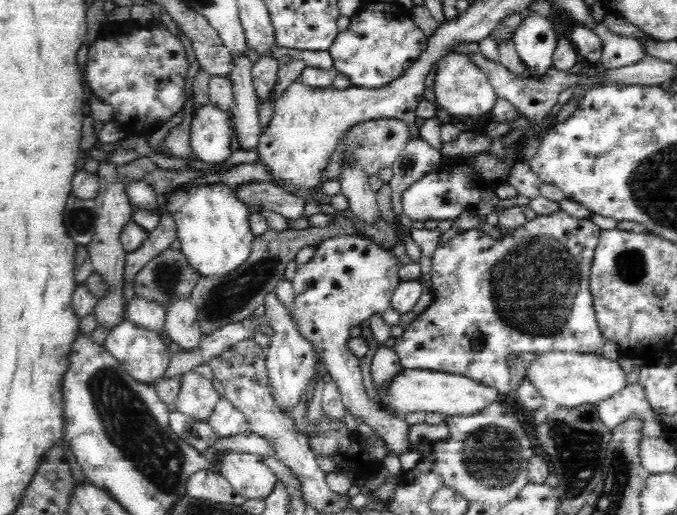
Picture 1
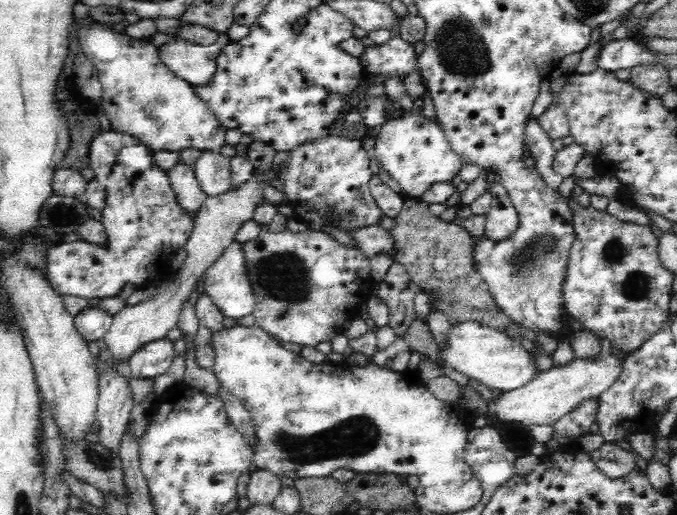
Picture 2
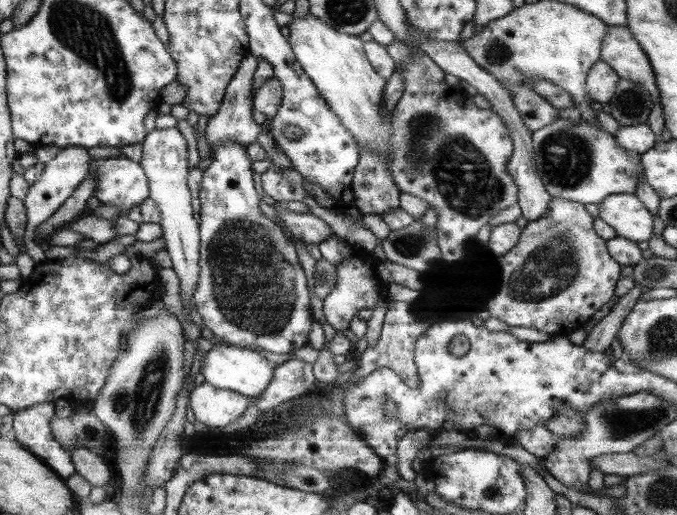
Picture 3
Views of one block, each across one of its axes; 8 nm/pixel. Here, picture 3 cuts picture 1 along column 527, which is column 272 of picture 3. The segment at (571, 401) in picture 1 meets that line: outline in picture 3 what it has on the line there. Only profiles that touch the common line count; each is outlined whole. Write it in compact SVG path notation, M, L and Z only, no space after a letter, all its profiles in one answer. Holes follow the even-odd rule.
M221 342L213 345L211 349L203 355L200 368L204 382L211 384L210 386L237 392L249 399L259 396L269 385L269 381L271 381L271 377L273 377L275 365L271 364L253 349L235 347Z

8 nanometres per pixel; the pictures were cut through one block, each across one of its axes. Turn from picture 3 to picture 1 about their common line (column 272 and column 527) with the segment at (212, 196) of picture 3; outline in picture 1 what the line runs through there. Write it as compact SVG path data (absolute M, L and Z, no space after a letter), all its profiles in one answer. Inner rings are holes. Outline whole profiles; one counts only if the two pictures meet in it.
M560 209L550 215L526 221L501 239L483 237L482 230L458 234L438 247L432 258L434 302L396 339L393 345L403 369L447 372L489 385L500 395L512 390L507 358L523 352L594 354L607 339L600 331L594 297L590 291L591 266L602 230L588 219L570 218Z

